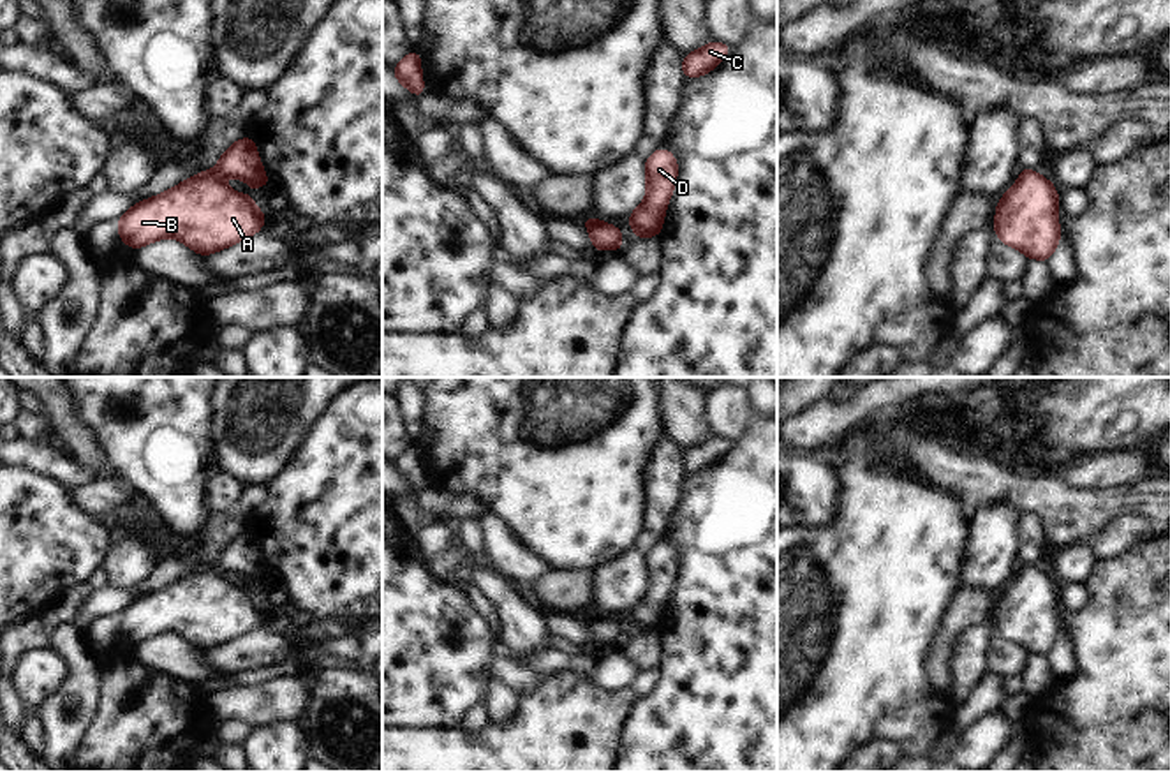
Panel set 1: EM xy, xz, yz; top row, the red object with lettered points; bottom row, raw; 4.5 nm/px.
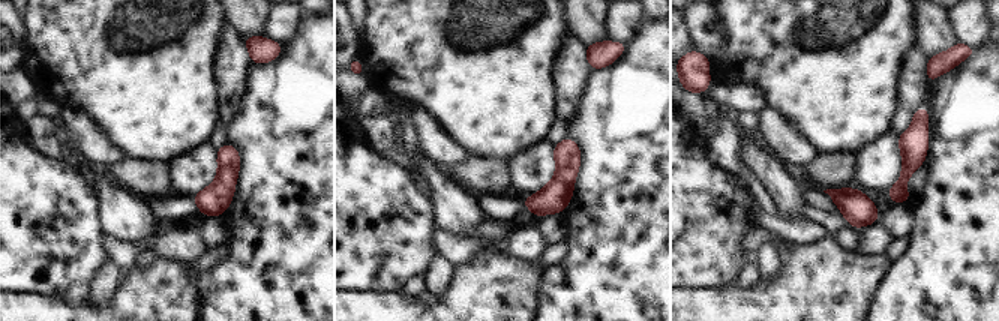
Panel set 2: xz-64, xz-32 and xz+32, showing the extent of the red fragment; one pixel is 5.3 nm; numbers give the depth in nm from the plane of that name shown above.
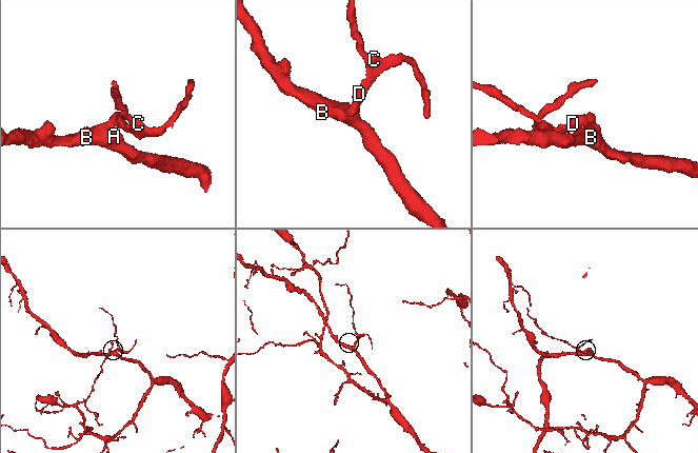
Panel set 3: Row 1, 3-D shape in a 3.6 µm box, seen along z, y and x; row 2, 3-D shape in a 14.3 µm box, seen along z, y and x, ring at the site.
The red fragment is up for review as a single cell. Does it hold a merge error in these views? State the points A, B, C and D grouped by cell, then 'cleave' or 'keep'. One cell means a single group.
groups A B C D; keep

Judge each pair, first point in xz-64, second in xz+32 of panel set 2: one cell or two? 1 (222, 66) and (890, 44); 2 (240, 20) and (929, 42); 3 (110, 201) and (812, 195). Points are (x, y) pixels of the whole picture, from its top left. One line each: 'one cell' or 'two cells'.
1: two cells
2: one cell
3: two cells

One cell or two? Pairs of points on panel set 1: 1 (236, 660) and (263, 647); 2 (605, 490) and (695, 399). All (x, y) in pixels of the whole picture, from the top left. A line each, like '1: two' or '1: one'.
1: one
2: two

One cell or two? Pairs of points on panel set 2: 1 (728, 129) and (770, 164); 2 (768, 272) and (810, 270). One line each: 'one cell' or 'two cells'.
1: two cells
2: two cells

